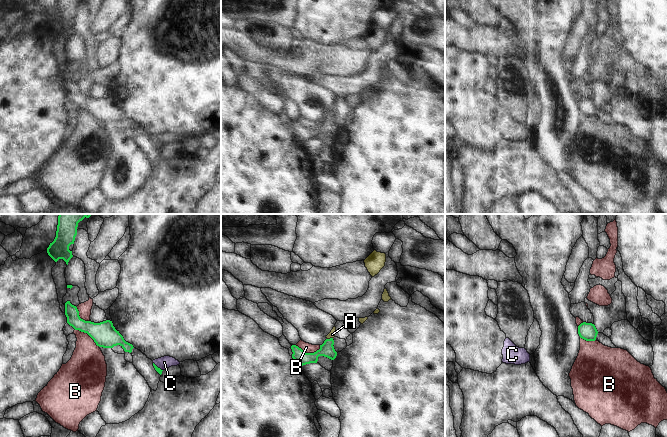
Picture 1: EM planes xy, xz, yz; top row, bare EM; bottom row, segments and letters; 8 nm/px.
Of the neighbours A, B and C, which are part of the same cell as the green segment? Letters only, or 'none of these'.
A

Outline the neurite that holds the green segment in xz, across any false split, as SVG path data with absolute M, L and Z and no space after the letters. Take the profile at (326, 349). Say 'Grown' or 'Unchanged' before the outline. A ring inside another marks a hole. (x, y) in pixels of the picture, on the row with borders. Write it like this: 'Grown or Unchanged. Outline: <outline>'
Grown. Outline: M334 326L331 332L326 336L326 340L322 345L320 345L320 349L314 353L306 353L301 348L296 345L292 345L292 358L295 362L301 367L310 363L317 363L319 356L327 357L331 360L334 360L337 356L337 352L334 349L334 340L336 327Z

